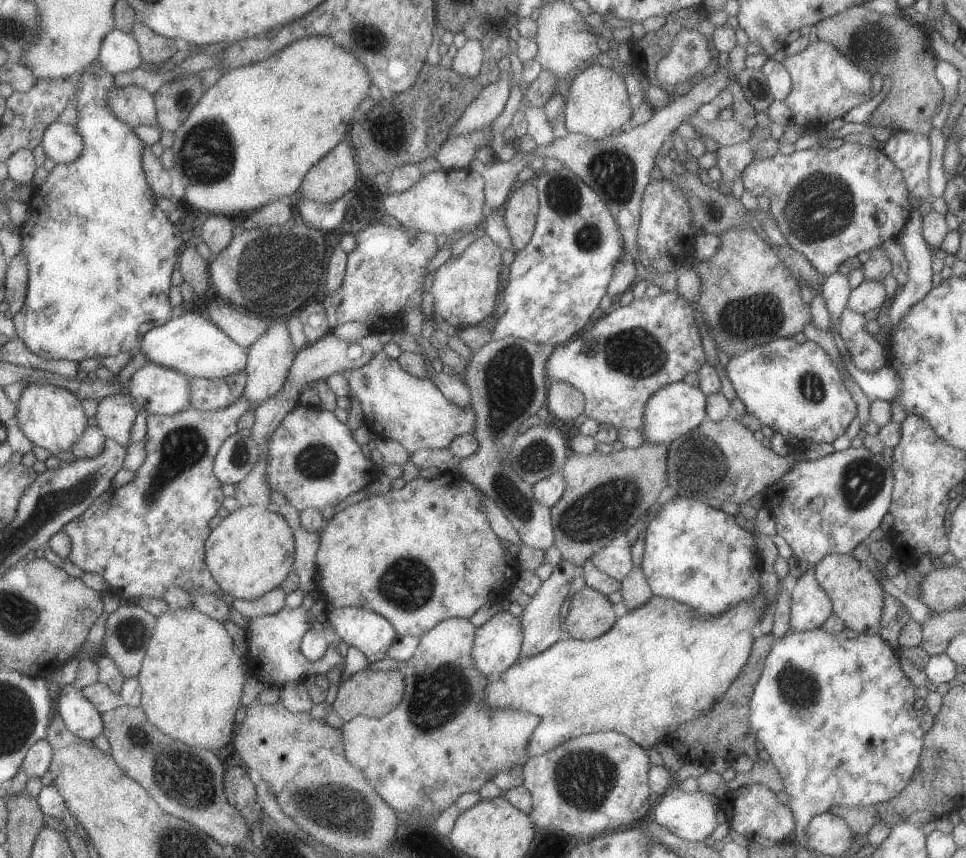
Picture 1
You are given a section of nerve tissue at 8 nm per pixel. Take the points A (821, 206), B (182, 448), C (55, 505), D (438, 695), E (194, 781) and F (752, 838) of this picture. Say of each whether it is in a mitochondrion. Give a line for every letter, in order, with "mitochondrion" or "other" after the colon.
A: mitochondrion
B: mitochondrion
C: mitochondrion
D: mitochondrion
E: mitochondrion
F: other

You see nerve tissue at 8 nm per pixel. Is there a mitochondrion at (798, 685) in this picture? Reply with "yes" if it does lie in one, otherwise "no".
yes

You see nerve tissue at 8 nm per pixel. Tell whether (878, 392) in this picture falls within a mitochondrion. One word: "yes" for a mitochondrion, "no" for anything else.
no

